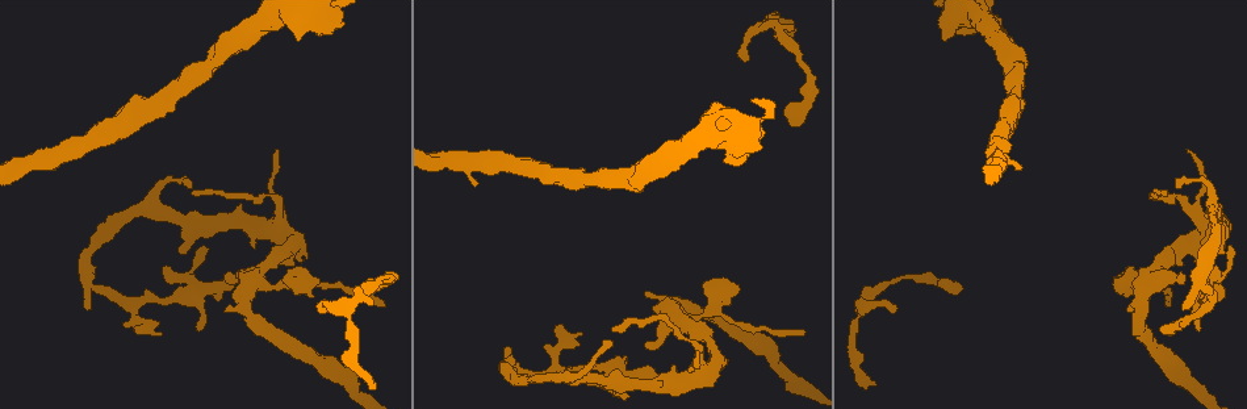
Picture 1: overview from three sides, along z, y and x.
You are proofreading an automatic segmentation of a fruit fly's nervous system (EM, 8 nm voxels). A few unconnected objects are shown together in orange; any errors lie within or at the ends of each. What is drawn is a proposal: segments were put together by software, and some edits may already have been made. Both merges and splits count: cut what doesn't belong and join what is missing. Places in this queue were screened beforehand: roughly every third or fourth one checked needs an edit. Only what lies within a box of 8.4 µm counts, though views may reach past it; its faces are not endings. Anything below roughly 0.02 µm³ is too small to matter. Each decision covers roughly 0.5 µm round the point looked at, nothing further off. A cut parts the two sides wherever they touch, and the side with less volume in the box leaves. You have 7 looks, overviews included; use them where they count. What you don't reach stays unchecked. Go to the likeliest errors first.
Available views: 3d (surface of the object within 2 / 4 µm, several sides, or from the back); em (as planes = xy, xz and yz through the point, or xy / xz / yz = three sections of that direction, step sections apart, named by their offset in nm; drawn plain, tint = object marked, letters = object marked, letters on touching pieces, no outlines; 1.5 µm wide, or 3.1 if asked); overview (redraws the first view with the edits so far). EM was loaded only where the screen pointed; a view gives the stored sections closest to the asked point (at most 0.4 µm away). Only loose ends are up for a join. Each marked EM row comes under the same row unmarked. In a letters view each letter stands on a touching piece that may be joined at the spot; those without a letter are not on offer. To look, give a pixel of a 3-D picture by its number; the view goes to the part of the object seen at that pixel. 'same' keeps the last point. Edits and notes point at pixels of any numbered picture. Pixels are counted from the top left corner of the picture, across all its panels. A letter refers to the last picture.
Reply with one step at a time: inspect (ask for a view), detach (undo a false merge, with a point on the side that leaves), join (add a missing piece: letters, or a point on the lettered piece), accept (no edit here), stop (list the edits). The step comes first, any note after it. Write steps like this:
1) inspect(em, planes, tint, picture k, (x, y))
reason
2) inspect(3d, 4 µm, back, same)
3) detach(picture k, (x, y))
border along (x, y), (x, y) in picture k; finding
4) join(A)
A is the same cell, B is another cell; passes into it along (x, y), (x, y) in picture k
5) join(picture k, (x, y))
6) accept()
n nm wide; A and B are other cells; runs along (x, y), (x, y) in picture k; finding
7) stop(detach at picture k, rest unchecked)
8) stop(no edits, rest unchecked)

inspect(3d, 4 µm, picture 1, (369, 385))
an open end

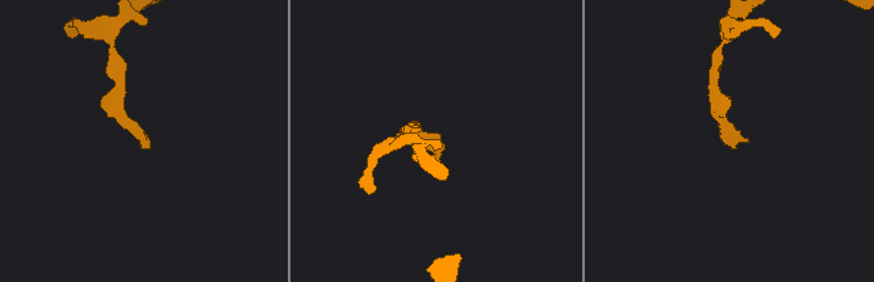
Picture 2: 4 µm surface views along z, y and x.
inspect(em, yz, step 4, tint, picture 2, (143, 145))
shape alone is not enough

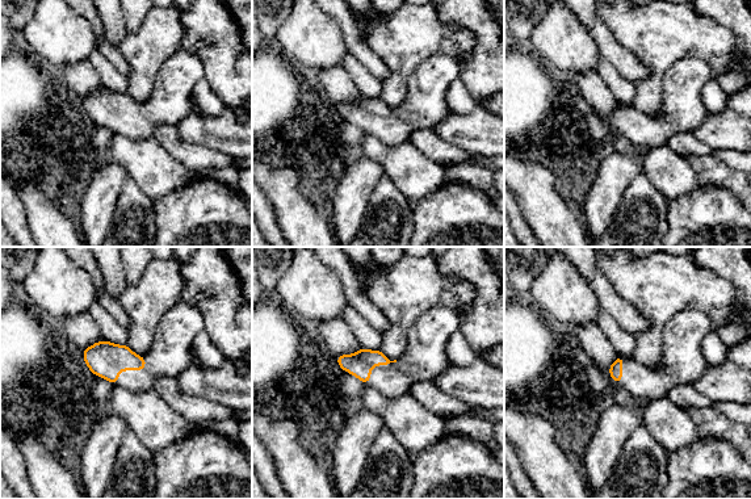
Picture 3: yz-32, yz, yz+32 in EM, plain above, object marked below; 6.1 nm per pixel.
inspect(em, planes, letters, same)
cut it another way

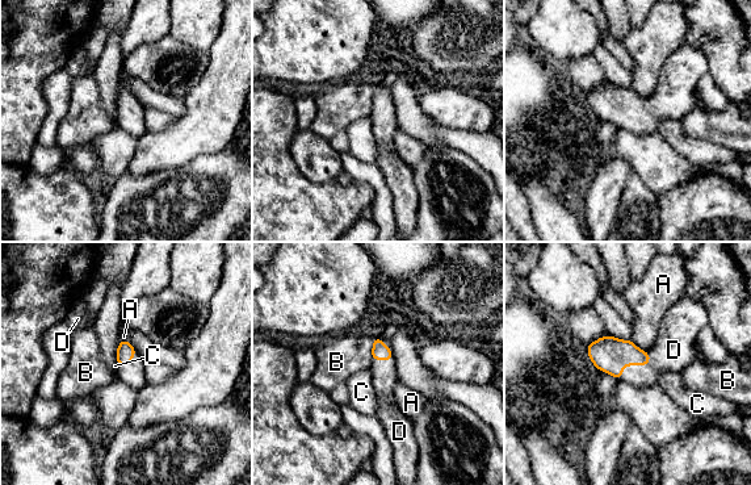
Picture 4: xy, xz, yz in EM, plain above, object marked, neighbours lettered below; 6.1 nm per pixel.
join(D)
D touches over 260 nm; D is the same cell, A, B and C are other cells; passes into it along (608, 354), (633, 364), (671, 352) in picture 4; the neuron continues

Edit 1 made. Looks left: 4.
inspect(3d, 4 µm, picture 1, (715, 106))
stops while still wide

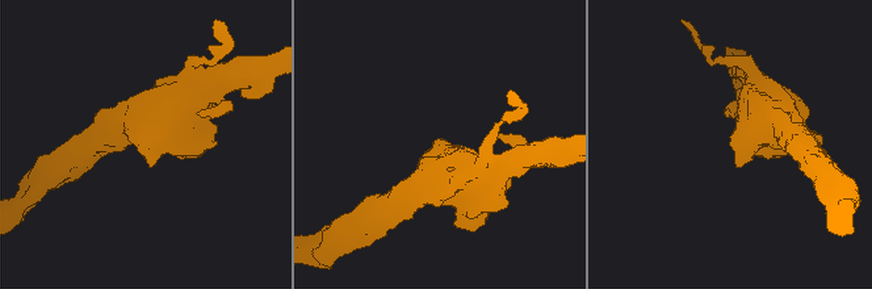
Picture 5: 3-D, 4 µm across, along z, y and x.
inspect(em, yz, step 8, letters, picture 5, (442, 146))
shape alone is not enough

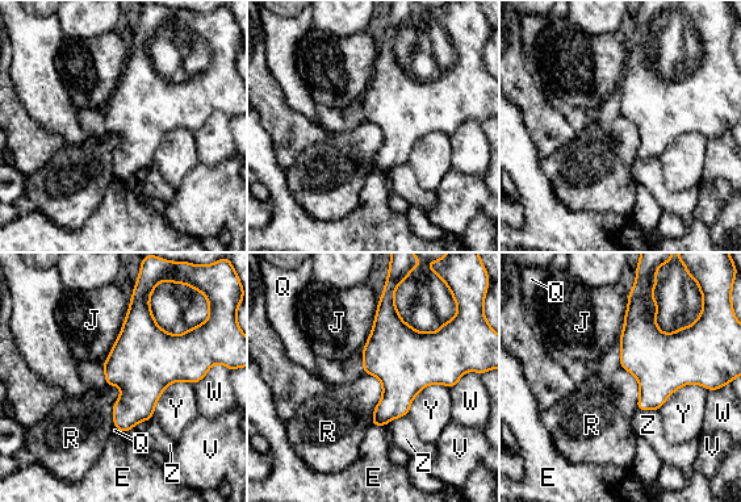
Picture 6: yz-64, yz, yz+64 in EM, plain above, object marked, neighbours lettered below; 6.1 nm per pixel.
accept()
E, J, Q, R, V, W, Y and Z are other cells; border along (364, 372), (381, 384), (371, 425) in picture 6; none of them fits

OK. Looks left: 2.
inspect(3d, 2 µm, picture 1, (1168, 306))
an open end

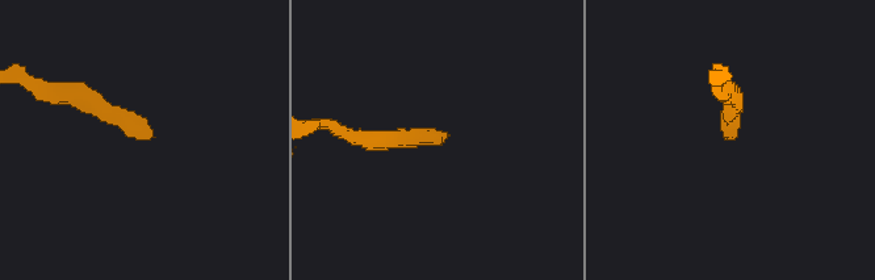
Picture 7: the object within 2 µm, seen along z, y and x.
inspect(em, planes, letters, picture 7, (732, 138))

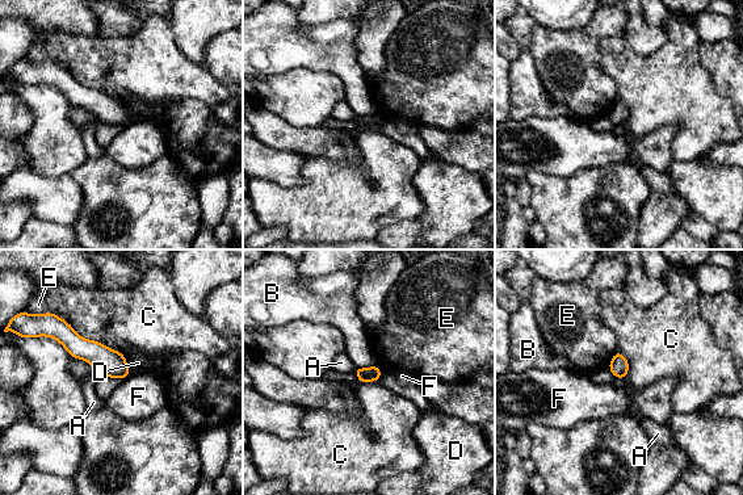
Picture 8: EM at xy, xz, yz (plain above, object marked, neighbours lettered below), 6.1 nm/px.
accept()
A, B, C, D, E and F are other cells; none of them fits

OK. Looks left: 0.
stop(join at picture 4, rest unchecked)

